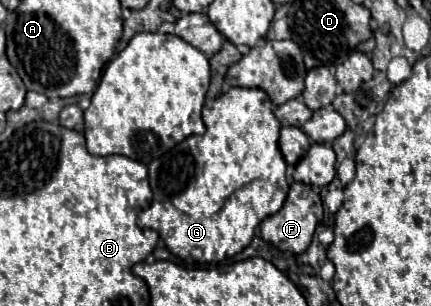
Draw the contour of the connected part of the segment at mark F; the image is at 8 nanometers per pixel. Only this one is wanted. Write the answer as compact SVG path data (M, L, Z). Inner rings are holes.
M292 183L288 197L282 205L282 209L270 217L266 217L260 225L262 239L276 245L280 251L290 251L290 253L304 253L312 241L312 235L316 227L323 219L323 201L318 193L312 191L310 185L304 183Z

